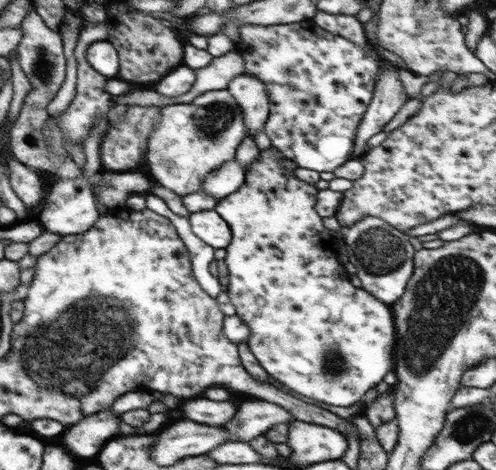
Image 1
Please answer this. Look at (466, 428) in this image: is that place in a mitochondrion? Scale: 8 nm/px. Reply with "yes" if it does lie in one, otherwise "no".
yes

